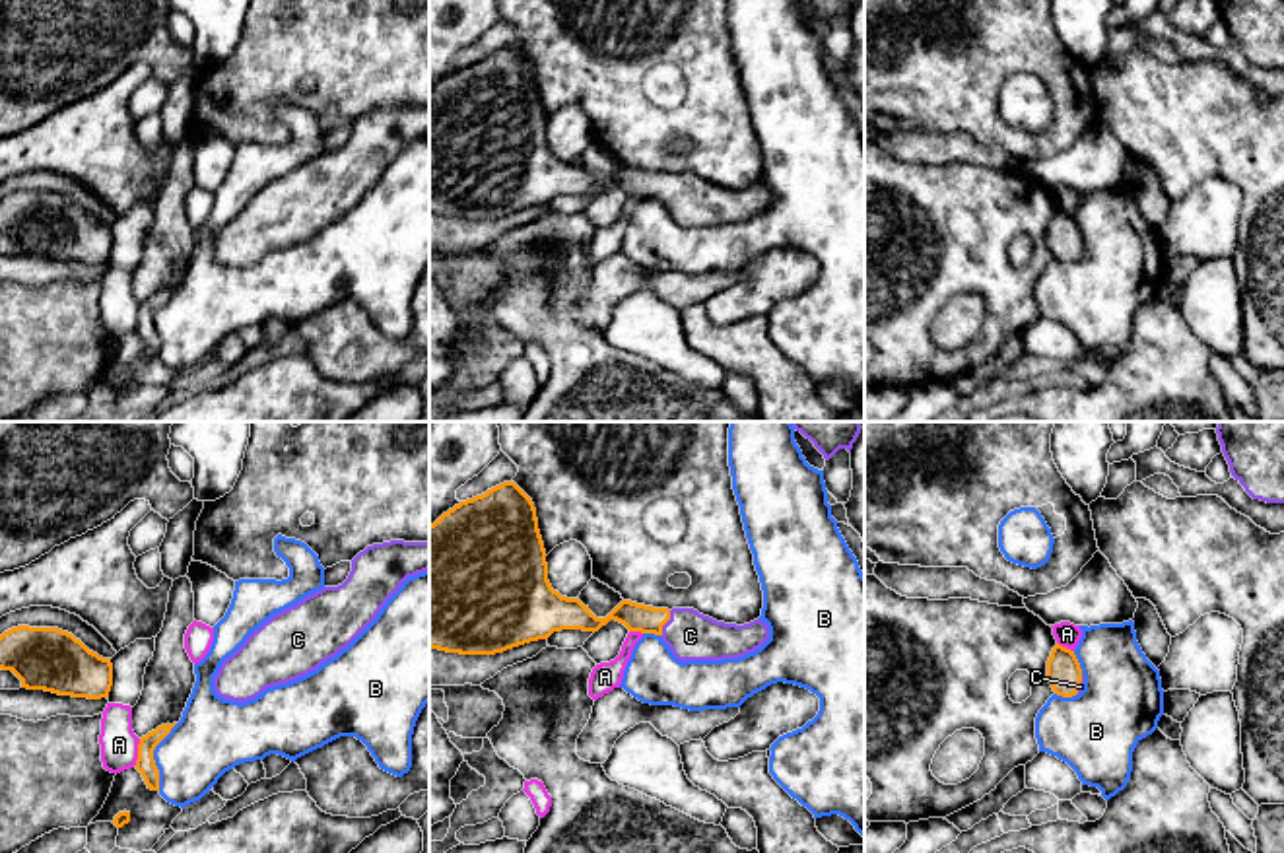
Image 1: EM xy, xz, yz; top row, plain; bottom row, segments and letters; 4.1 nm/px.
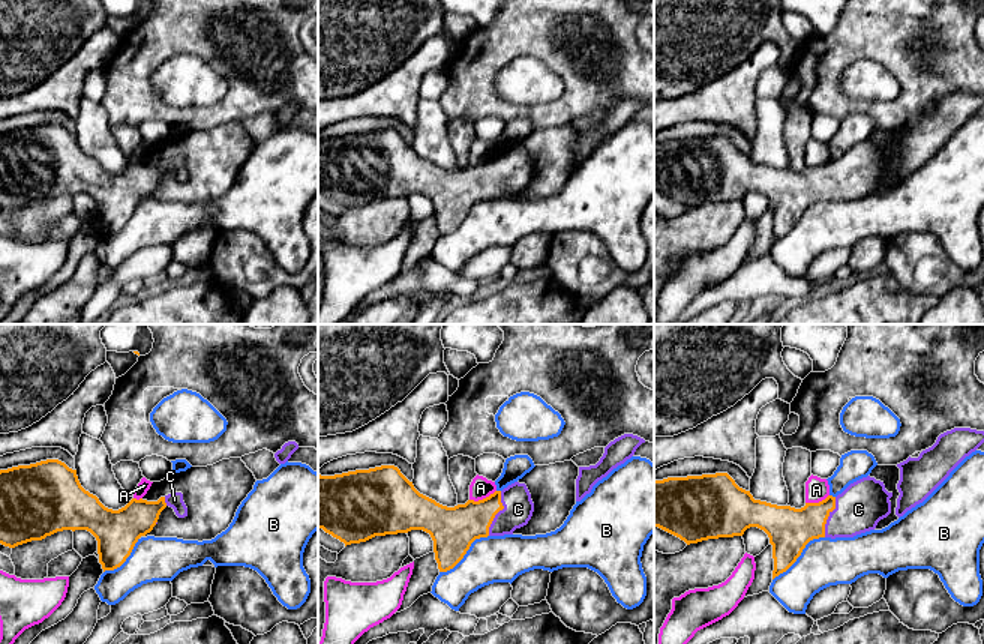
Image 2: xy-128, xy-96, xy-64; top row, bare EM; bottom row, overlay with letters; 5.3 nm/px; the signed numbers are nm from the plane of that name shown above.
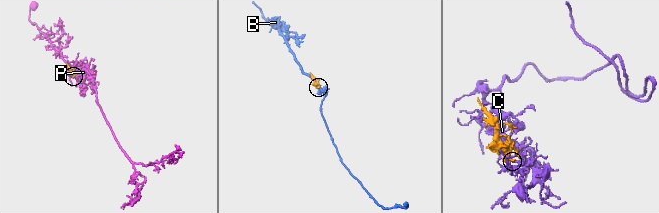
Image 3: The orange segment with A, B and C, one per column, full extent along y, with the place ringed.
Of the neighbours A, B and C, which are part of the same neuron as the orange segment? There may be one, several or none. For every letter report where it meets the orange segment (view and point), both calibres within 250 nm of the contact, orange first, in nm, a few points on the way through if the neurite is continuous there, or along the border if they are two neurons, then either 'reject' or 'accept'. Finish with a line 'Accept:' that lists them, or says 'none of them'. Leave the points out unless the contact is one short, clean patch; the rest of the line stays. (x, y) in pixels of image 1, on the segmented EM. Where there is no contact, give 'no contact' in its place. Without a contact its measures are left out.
A: meets orange in xy at (138, 752); 80 nm thick on the orange side, 160 nm on the other; reject
B: meets orange in xy at (152, 756); 80 nm thick on the orange side, 300 nm on the other; reject
C: meets orange in xz at (665, 622); 110 nm thick on the orange side, 200 nm on the other; accept
Accept: C

